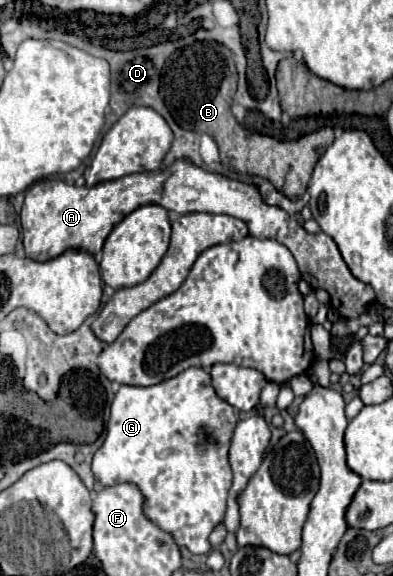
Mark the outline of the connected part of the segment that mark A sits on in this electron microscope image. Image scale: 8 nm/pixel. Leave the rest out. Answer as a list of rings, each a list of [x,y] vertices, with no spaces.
[[[187,159],[175,161],[171,167],[163,171],[145,171],[125,175],[115,181],[105,181],[95,187],[75,187],[63,181],[39,181],[29,187],[25,193],[23,209],[19,213],[23,227],[23,247],[25,255],[33,261],[49,261],[65,253],[67,249],[79,249],[85,253],[99,253],[111,229],[131,211],[141,205],[161,205],[167,211],[175,211],[179,215],[191,211],[207,211],[207,213],[223,213],[235,219],[241,219],[249,227],[249,235],[257,239],[273,239],[285,245],[297,261],[301,277],[313,289],[325,289],[331,295],[331,305],[341,317],[355,319],[365,313],[375,301],[375,291],[361,283],[349,267],[345,265],[335,241],[325,233],[307,233],[295,219],[287,217],[283,209],[275,209],[259,197],[255,185],[247,185],[241,181],[227,179],[217,173],[203,171],[201,167],[191,165]]]

